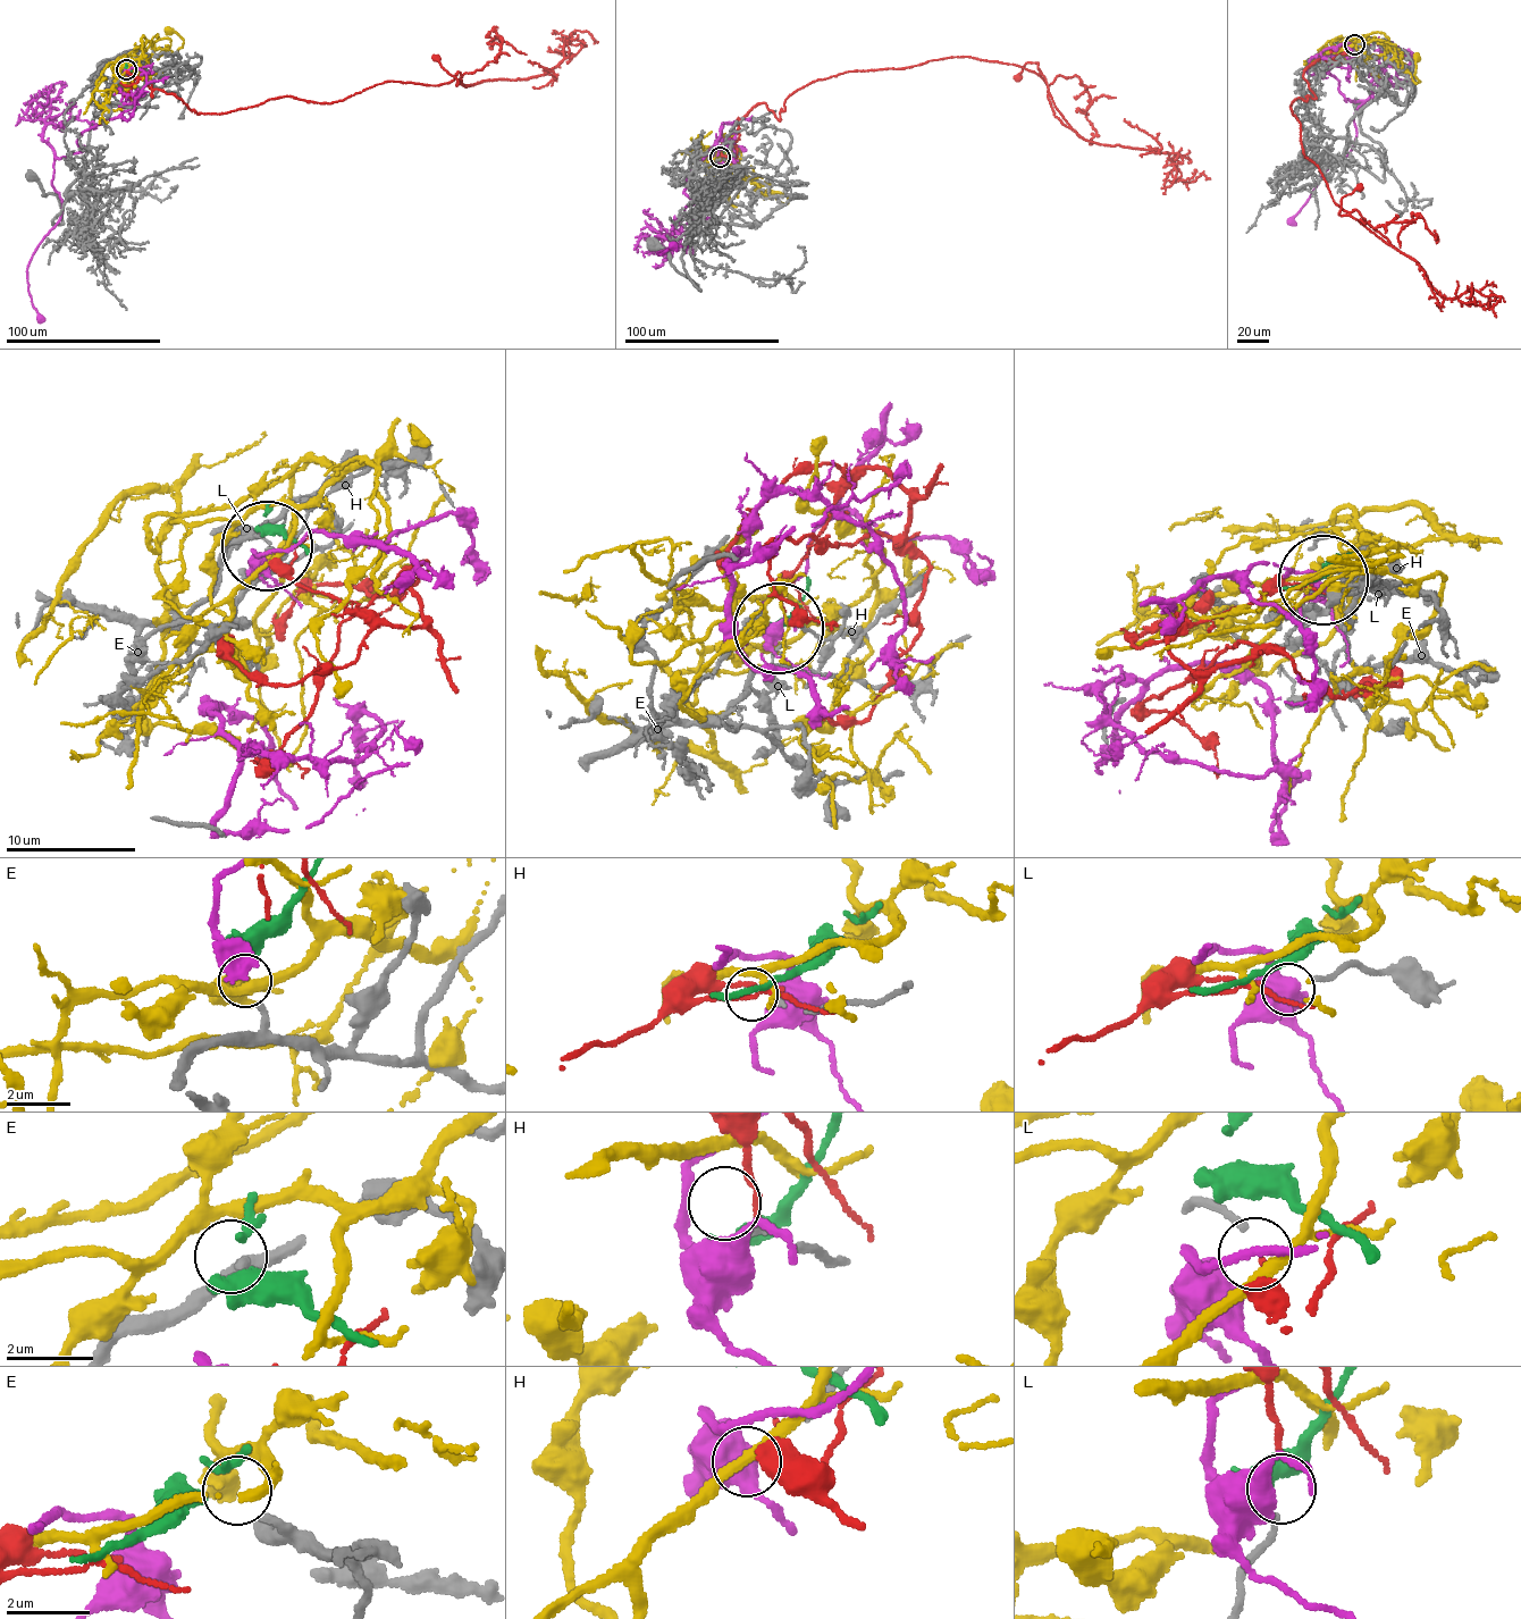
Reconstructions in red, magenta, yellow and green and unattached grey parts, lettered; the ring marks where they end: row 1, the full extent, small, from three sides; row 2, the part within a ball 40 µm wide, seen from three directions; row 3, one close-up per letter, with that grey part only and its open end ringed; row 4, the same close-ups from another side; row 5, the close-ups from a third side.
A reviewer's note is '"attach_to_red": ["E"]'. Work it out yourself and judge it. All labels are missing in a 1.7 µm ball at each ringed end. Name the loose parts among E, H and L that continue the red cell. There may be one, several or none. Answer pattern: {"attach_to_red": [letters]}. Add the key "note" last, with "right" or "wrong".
{"attach_to_red": ["L"], "note": "wrong"}

